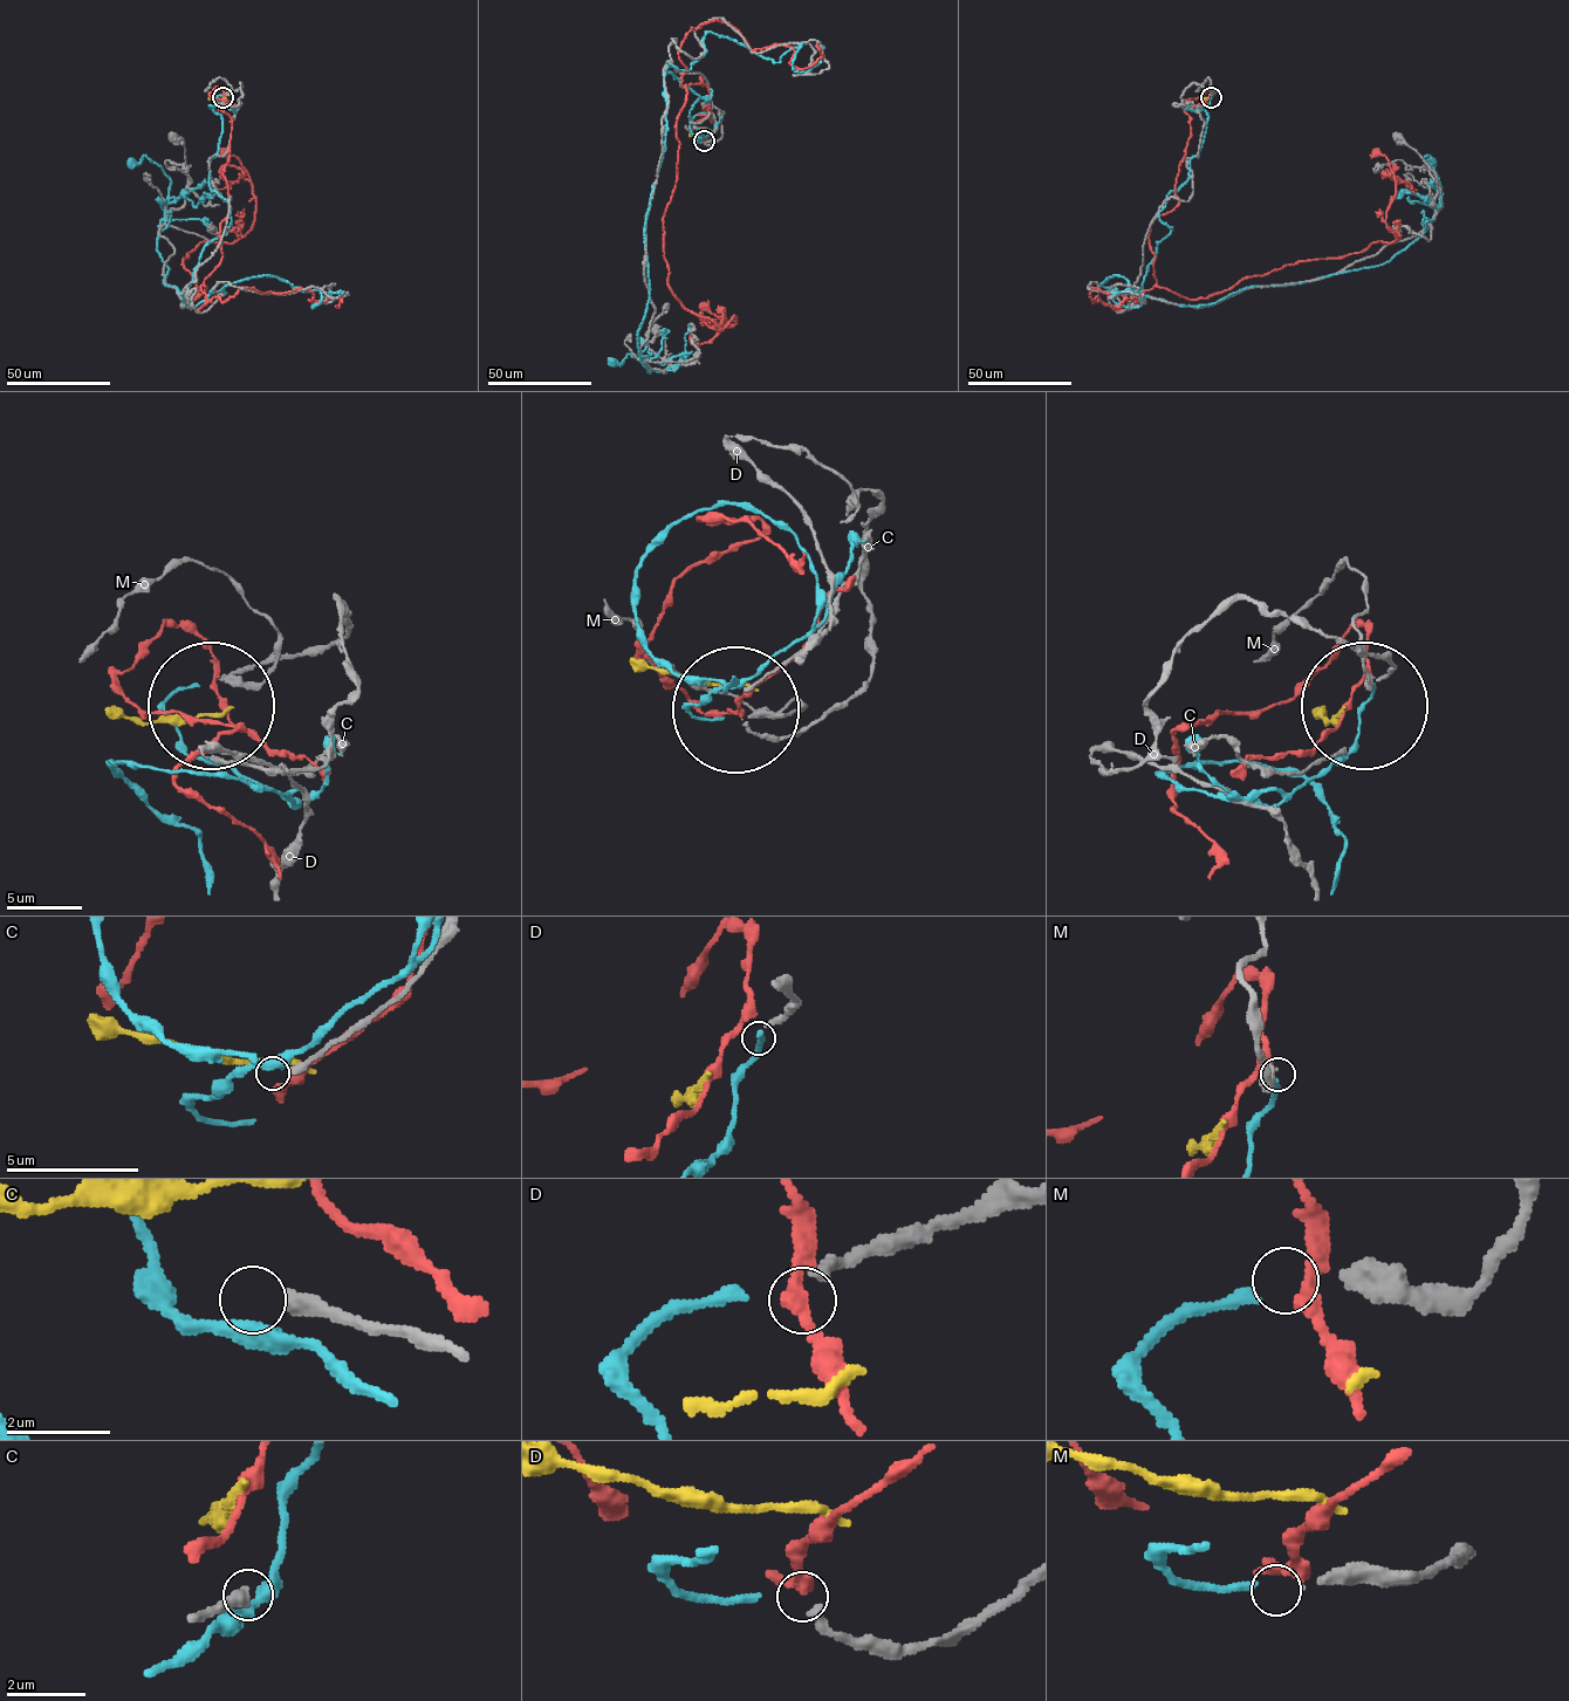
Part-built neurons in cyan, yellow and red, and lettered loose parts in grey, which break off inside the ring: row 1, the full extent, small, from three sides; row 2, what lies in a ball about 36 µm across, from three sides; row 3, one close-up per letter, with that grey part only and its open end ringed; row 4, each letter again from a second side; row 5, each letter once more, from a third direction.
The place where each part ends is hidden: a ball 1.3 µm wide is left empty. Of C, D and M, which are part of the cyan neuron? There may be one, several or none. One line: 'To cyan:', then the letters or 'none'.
To cyan: M

